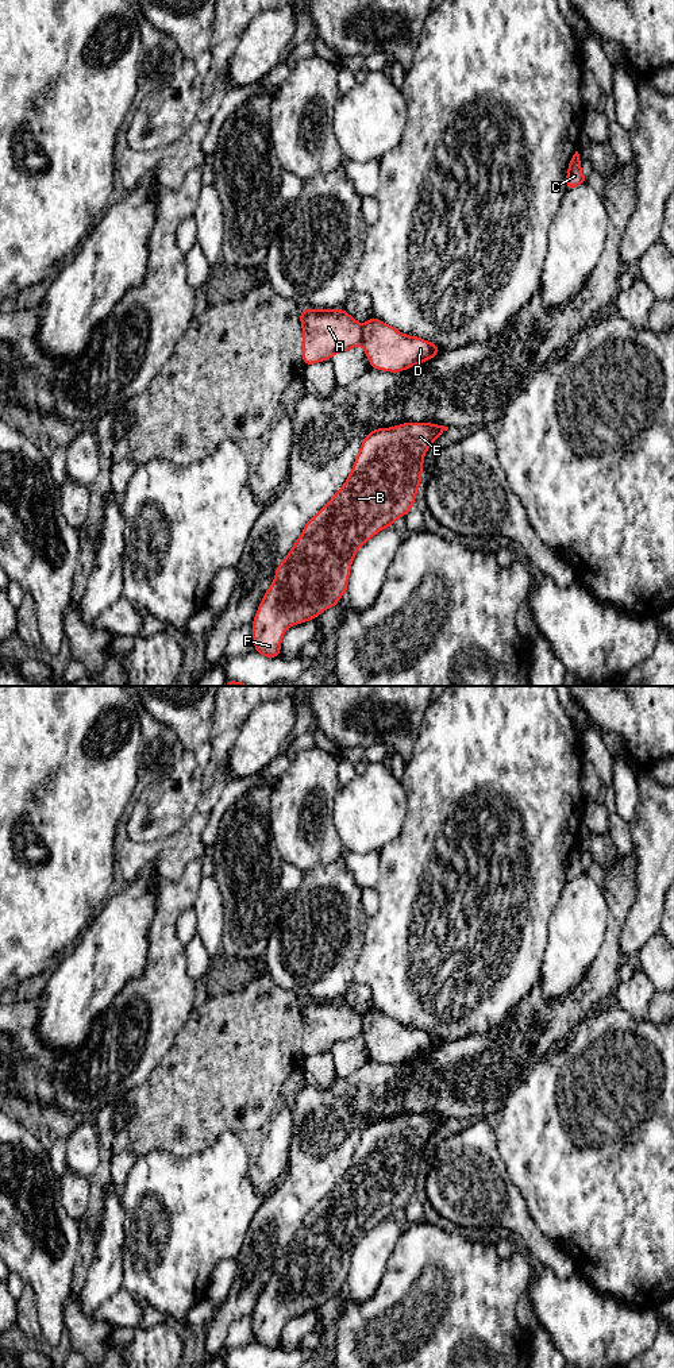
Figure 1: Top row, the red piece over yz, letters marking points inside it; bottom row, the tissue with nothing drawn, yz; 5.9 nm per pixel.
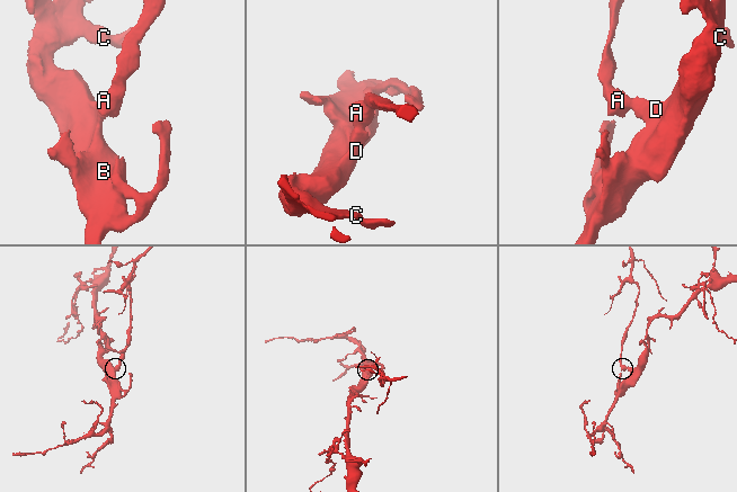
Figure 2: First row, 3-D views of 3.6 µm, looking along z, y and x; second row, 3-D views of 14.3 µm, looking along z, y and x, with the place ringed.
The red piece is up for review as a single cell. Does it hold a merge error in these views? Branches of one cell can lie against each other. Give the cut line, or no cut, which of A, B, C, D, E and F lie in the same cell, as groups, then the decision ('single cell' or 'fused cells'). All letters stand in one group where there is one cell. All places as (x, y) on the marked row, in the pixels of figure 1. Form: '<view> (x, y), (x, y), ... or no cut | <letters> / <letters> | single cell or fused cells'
yz (362, 326), (362, 340), (359, 343) | A / B C D E F | fused cells

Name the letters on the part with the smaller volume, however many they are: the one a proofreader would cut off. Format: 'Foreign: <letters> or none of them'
Foreign: A

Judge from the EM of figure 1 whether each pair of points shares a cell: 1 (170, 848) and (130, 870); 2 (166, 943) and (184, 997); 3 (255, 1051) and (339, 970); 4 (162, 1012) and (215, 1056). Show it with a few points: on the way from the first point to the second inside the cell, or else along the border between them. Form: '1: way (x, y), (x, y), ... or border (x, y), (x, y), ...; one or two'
1: way (161, 852), (147, 852), (139, 860); one
2: way (166, 956), (166, 979), (170, 983); one
3: border (276, 982), (282, 987), (291, 989), (300, 1002); two
4: border (196, 1006), (178, 1032), (173, 1045), (165, 1054); two

